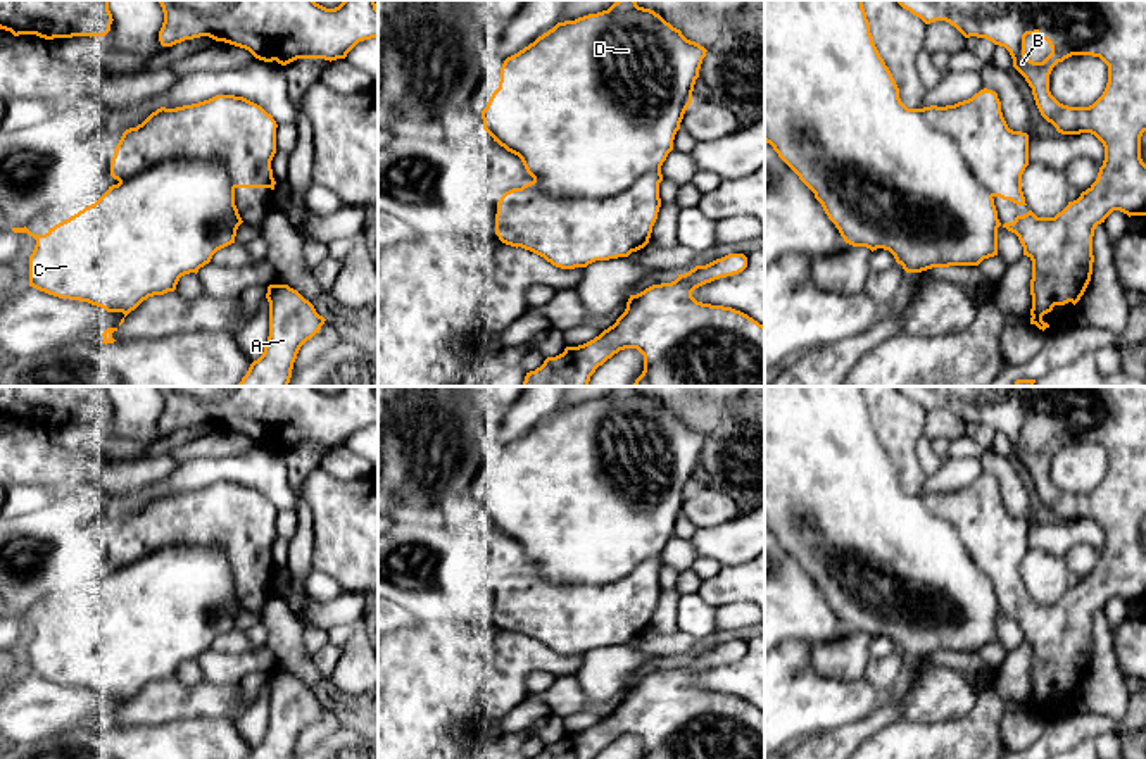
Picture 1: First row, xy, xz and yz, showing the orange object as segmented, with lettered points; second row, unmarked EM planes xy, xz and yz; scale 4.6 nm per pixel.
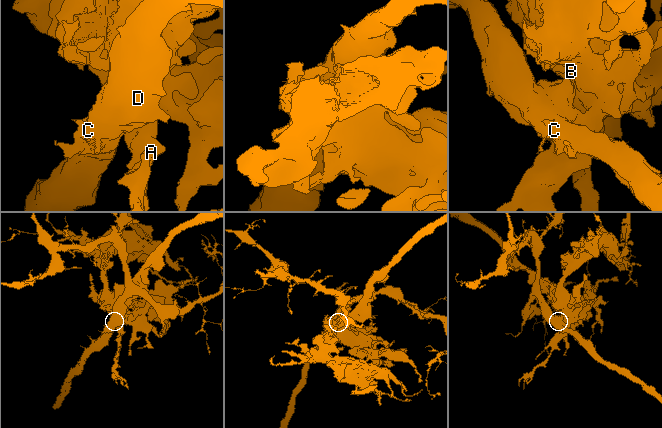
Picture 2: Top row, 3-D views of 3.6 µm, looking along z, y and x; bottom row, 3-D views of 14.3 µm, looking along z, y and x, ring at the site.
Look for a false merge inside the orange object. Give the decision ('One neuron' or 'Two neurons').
Two neurons

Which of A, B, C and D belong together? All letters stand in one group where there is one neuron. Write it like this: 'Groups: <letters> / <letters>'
Groups: A B / C D

